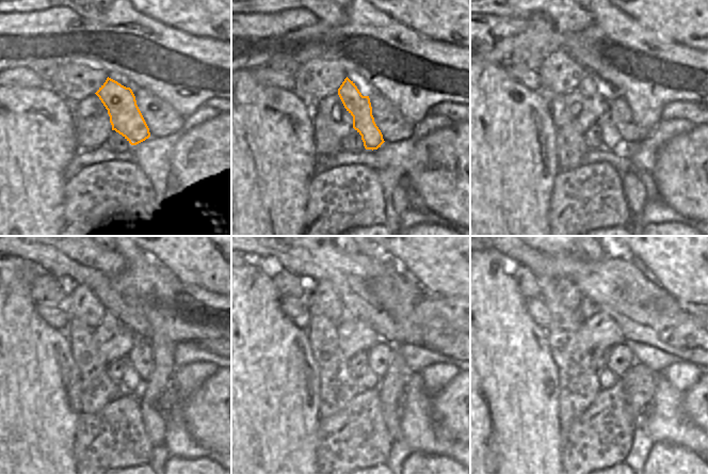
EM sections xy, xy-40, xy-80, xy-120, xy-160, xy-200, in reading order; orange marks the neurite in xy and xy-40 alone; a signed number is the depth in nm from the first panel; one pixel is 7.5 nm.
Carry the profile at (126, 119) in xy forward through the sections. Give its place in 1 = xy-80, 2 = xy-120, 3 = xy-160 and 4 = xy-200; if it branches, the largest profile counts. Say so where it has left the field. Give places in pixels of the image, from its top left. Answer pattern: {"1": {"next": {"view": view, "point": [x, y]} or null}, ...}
{"1": {"next": {"view": "xy-80", "point": [612, 140]}}, "2": {"next": {"view": "xy-120", "point": [131, 382]}}, "3": {"next": {"view": "xy-160", "point": [368, 379]}}, "4": {"next": {"view": "xy-200", "point": [607, 378]}}}

